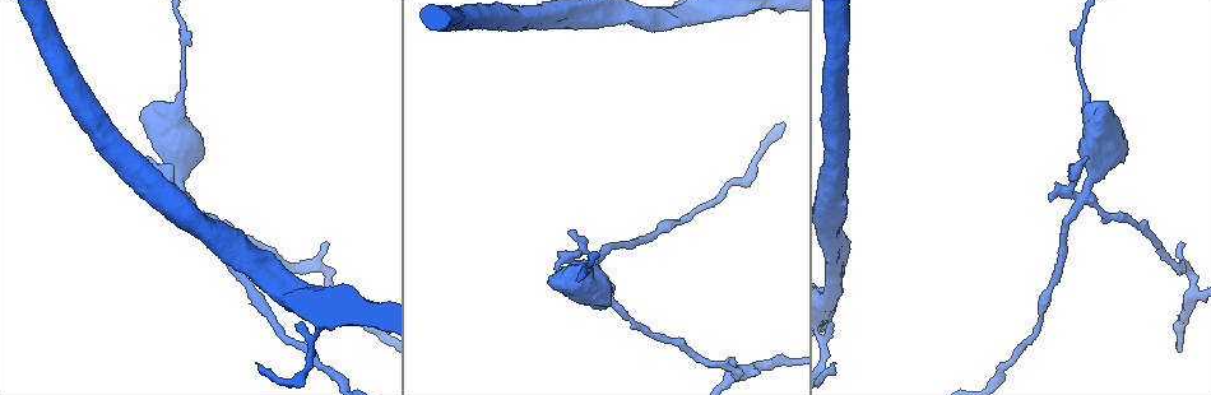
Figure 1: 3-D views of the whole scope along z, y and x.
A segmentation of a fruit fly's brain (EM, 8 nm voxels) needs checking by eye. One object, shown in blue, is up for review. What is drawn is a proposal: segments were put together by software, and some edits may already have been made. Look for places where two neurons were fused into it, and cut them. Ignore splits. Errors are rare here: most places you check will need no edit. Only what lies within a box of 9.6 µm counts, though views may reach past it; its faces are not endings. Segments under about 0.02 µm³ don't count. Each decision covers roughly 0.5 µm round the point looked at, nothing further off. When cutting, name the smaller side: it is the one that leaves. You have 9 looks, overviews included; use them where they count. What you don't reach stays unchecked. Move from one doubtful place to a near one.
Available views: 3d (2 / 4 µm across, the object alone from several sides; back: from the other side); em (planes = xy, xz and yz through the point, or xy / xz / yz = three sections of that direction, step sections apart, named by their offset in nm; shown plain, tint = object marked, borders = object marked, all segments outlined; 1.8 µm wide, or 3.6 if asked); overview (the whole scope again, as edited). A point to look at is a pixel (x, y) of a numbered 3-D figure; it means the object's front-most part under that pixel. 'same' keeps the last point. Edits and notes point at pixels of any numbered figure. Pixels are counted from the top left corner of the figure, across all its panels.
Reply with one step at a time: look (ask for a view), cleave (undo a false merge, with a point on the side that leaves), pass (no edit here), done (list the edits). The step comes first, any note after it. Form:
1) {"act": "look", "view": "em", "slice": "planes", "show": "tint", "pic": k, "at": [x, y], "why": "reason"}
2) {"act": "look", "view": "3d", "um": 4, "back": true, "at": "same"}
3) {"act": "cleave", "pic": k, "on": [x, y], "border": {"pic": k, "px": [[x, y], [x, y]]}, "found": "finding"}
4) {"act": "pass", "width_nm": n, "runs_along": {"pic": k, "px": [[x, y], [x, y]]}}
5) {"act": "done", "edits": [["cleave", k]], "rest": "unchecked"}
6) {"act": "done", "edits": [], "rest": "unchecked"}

{"act": "look", "view": "3d", "um": 4, "pic": 1, "at": [1088, 193], "why": "four arms meet"}

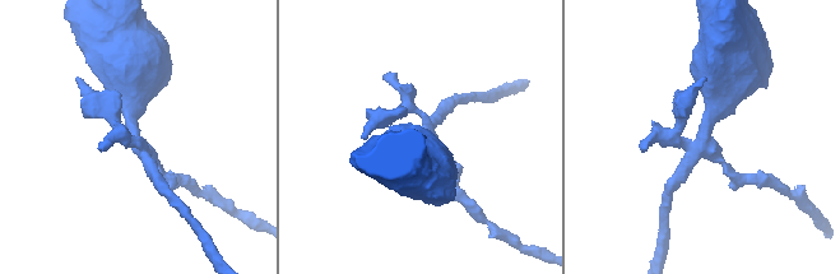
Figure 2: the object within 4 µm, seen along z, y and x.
{"act": "look", "view": "em", "slice": "yz", "step": 16, "show": "tint", "pic": 2, "at": [138, 144], "why": "shape alone is not enough"}

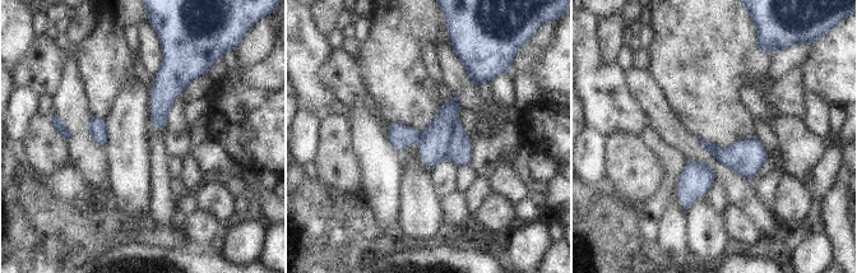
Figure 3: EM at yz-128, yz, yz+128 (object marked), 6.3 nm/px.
{"act": "cleave", "pic": 3, "on": [436, 137], "width_nm": 100, "border": {"pic": 3, "px": [[458, 123], [445, 157]]}, "found": "a second neuron is stuck on"}

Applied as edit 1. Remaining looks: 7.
{"act": "look", "view": "em", "slice": "xz", "step": 8, "show": "tint", "pic": 1, "at": [663, 14], "why": "branch point"}

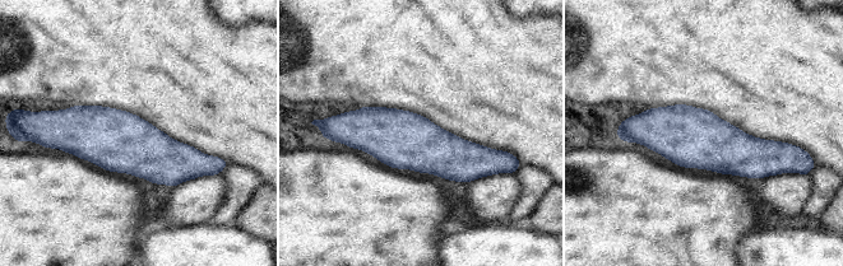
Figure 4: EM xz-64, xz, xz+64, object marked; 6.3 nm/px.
{"act": "pass", "width_nm": 380, "runs_along": {"pic": 4, "px": [[344, 127], [443, 154], [495, 153]]}, "found": "one neuron here"}

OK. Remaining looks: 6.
{"act": "look", "view": "em", "slice": "planes", "show": "tint", "pic": 1, "at": [738, 375], "why": "sharp bend"}

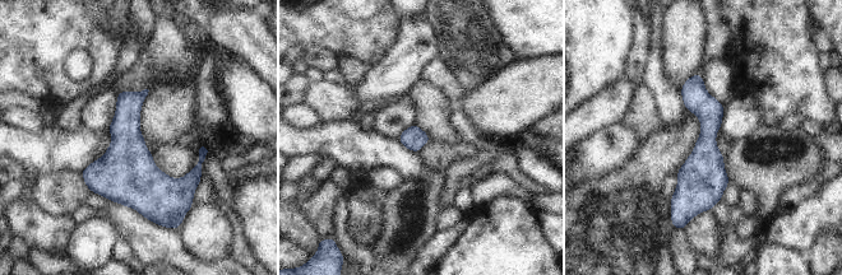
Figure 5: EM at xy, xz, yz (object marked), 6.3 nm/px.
{"act": "pass", "runs_along": {"pic": 5, "px": [[697, 77], [706, 164], [688, 213]]}, "found": "continuous, no second neuron"}

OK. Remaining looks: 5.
{"act": "done", "edits": [["cleave", 3]], "rest": "unchecked"}

